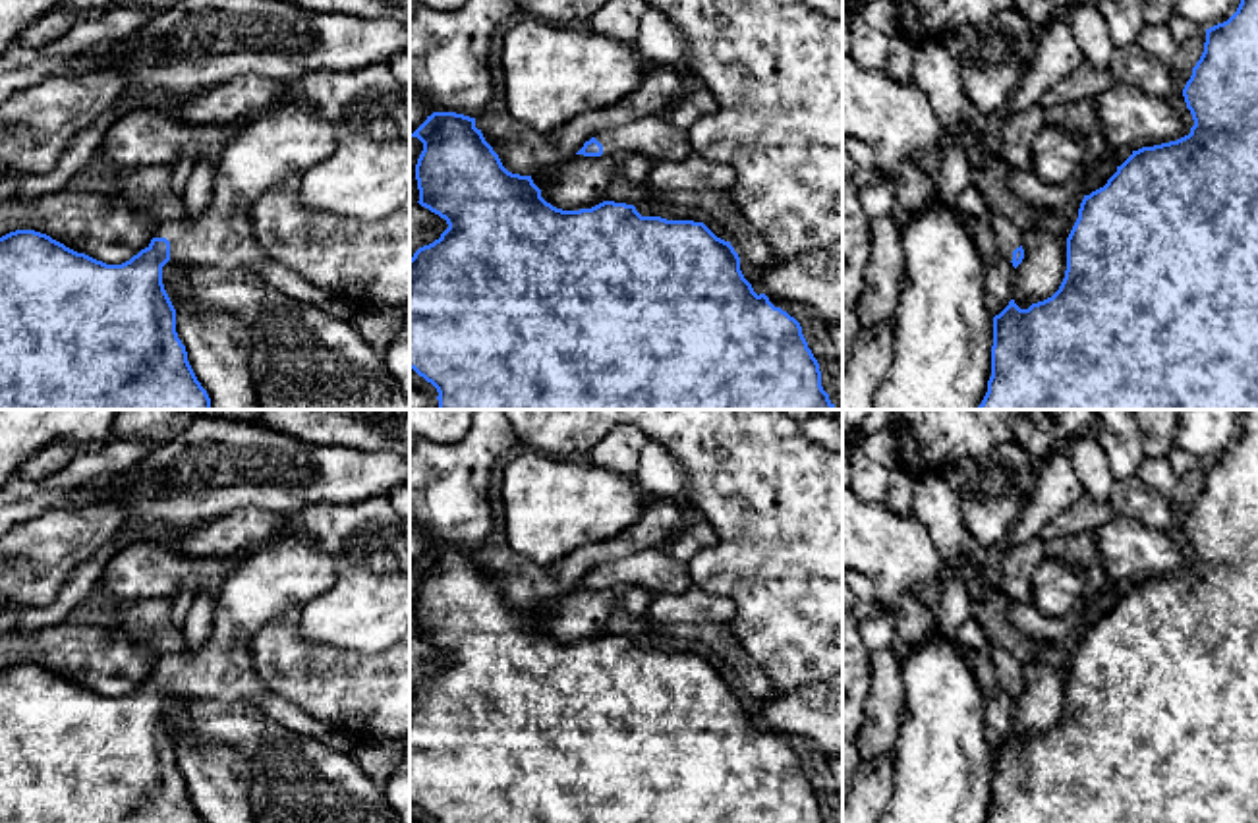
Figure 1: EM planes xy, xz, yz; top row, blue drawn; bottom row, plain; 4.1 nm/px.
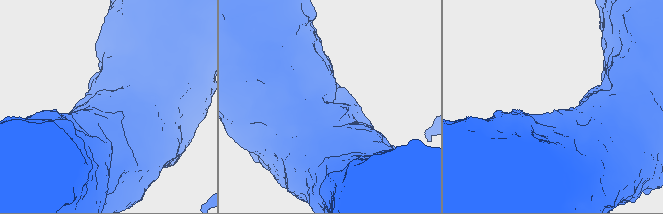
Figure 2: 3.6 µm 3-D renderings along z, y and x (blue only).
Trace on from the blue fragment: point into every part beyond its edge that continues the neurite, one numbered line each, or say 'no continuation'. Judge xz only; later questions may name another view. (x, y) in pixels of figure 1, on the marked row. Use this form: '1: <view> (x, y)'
1: xz (657, 138)

